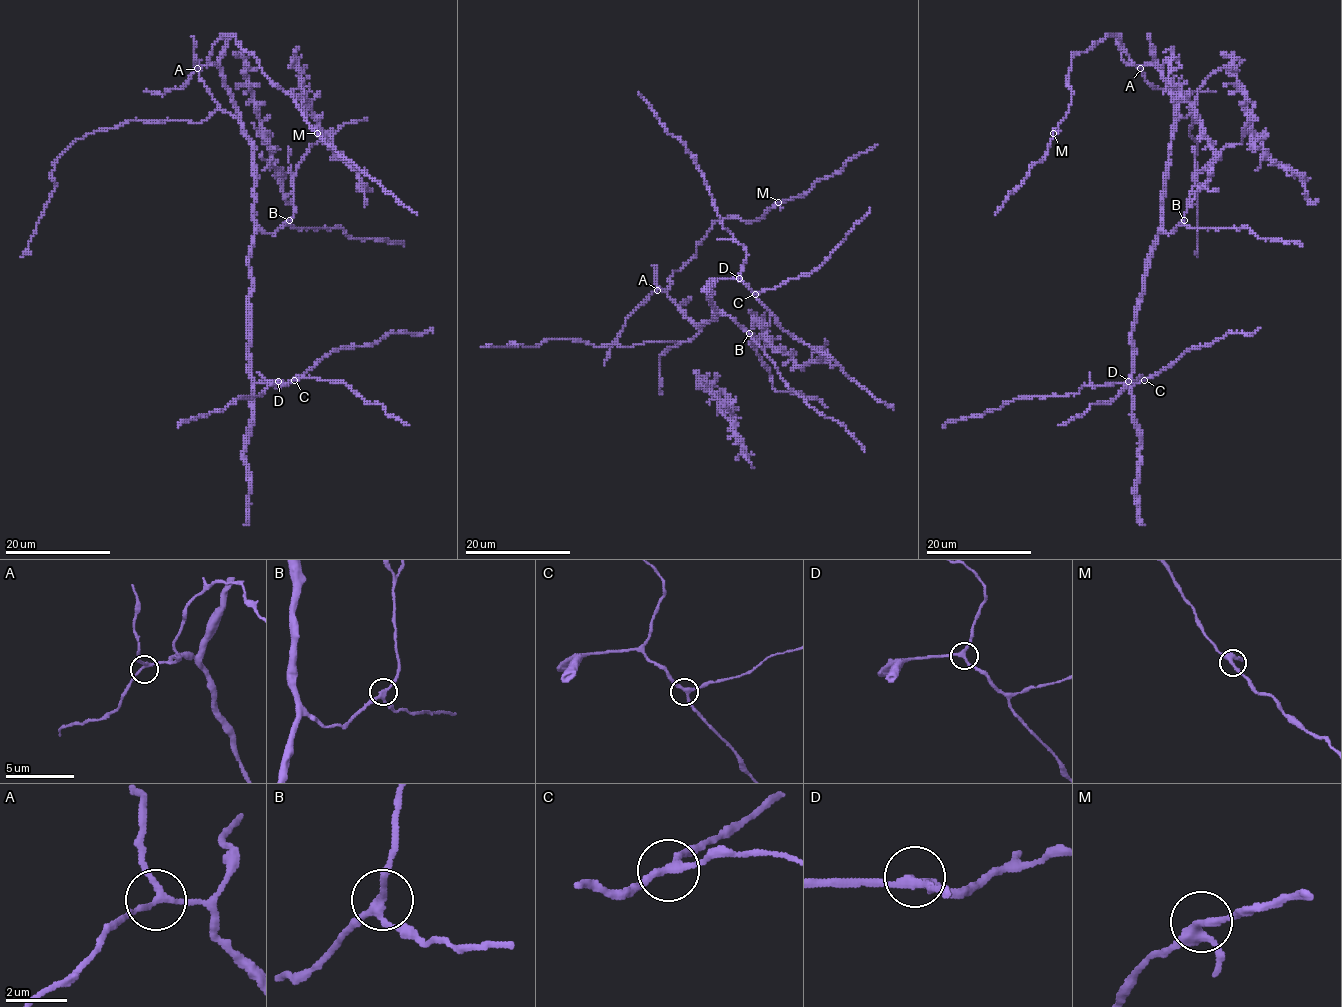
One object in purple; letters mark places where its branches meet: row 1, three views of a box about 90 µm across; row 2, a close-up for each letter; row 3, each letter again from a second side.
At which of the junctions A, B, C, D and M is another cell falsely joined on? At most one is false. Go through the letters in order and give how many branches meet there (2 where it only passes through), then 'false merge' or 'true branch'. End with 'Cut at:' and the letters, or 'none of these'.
A: branches 3; true branch
B: branches 3; true branch
C: branches 3; true branch
D: branches 3; true branch
M: branches 3; true branch
Cut at: none of these

